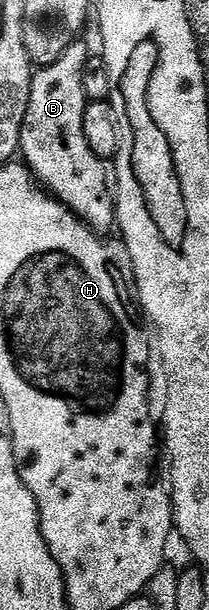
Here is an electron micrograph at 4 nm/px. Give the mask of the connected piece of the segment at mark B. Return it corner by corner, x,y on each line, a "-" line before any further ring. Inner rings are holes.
83,39
75,40
50,66
40,68
32,77
30,106
21,128
19,155
33,177
55,200
74,213
94,232
108,234
116,224
116,201
110,191
110,176
104,173
105,161
90,150
86,142
84,115
89,106
82,90
82,74
88,69
90,53

